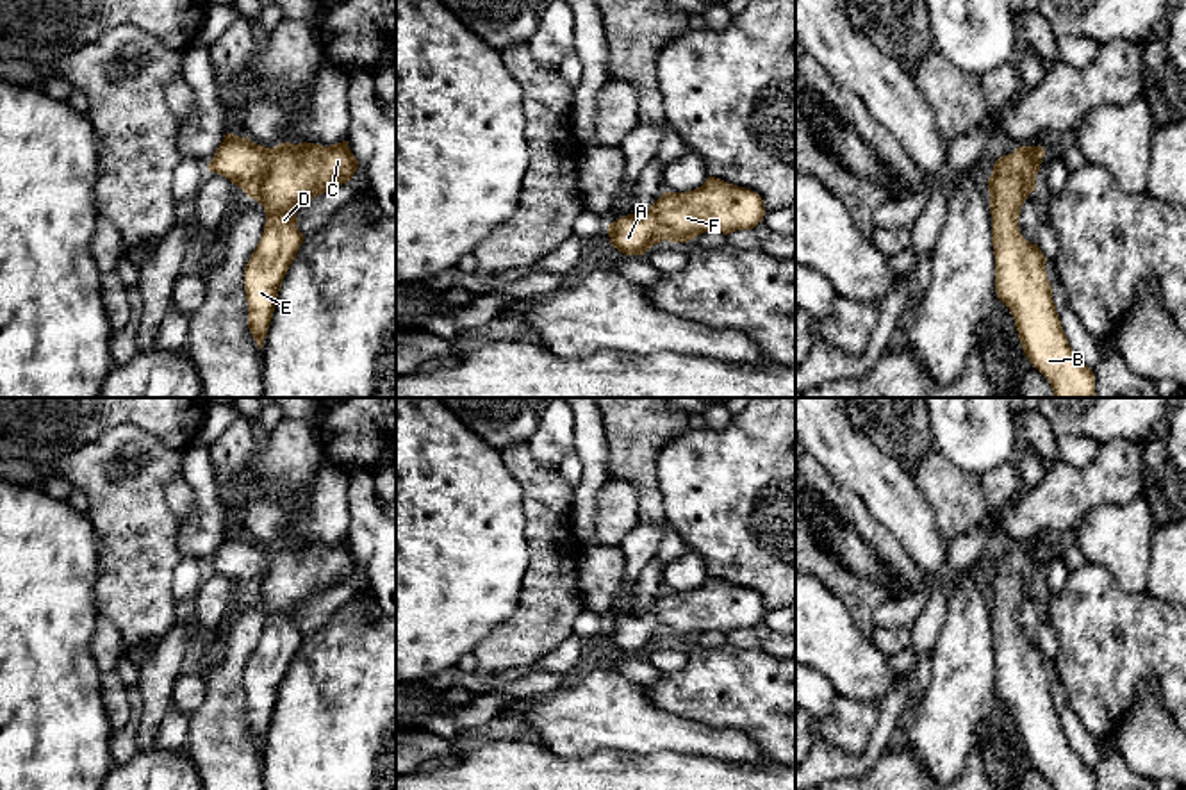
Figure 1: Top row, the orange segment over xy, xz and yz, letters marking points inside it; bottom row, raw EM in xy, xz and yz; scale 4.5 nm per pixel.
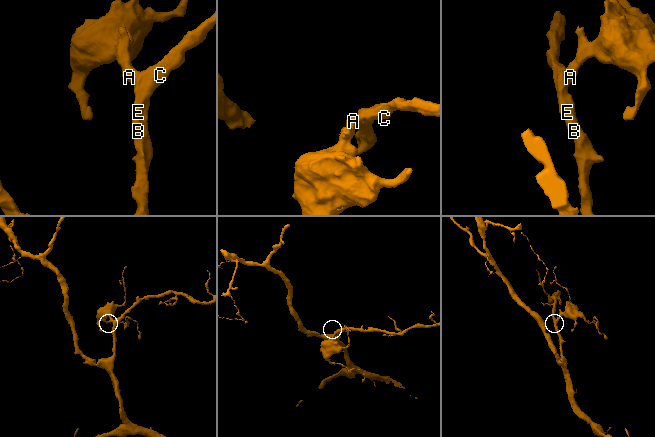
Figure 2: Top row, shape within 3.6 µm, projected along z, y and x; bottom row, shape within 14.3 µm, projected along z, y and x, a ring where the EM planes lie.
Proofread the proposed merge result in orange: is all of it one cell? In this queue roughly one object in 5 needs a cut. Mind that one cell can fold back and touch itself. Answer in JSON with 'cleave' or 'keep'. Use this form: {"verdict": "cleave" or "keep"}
{"verdict": "keep"}

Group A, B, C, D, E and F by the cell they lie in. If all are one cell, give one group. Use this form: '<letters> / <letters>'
A B C D E F

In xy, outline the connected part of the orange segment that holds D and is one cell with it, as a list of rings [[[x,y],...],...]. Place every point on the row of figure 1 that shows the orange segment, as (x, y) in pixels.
[[[226,132],[207,168],[241,187],[266,212],[264,232],[244,269],[248,328],[262,350],[282,280],[305,239],[296,226],[298,209],[351,180],[358,160],[348,141],[266,148]]]

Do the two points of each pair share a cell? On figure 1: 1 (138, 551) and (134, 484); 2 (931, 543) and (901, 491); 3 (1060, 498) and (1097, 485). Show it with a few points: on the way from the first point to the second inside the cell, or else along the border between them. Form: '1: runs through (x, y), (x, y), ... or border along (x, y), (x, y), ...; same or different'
1: runs through (138, 535), (134, 500); same
2: runs through (919, 530), (901, 503); same
3: runs through (1069, 494), (1088, 489); same

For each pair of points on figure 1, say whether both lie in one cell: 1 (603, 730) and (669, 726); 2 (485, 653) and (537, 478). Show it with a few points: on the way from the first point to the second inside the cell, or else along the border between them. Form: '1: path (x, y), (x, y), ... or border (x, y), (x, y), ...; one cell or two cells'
1: path (619, 726), (653, 726); one cell
2: path (532, 616), (546, 601), (546, 525); one cell

